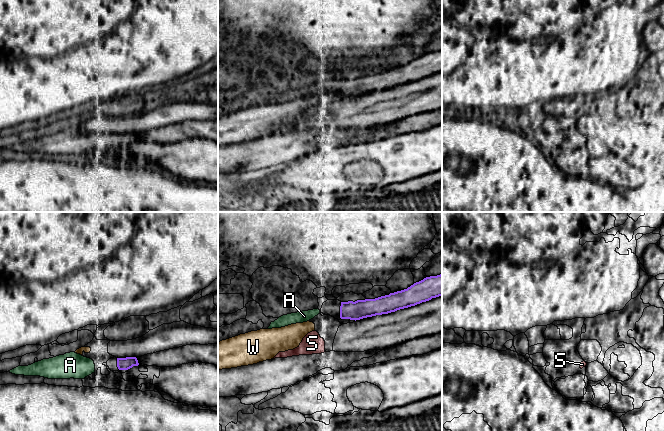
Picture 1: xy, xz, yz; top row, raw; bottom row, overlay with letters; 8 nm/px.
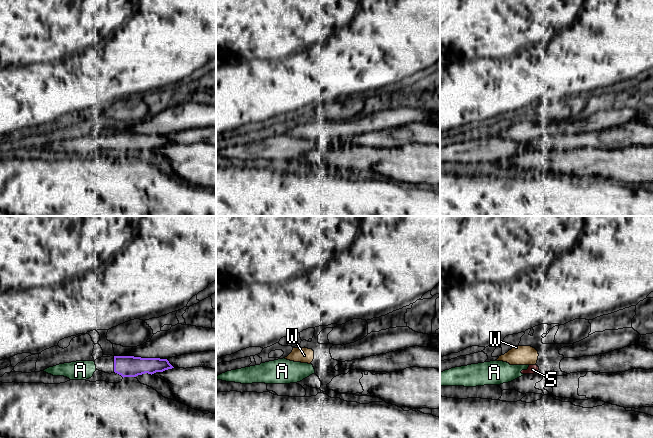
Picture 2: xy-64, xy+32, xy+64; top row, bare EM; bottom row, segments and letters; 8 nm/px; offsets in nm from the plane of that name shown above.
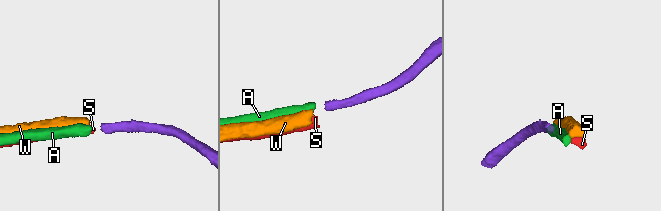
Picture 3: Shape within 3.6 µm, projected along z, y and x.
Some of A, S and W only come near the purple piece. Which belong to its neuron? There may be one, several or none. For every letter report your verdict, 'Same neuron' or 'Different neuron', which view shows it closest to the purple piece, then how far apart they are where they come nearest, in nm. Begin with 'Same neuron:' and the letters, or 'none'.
Same neuron: A
A: Same neuron. Closest in xz. Distance 170 nm
S: Different neuron. Closest in xz. Distance 220 nm
W: Different neuron. Closest in xz. Distance 220 nm

